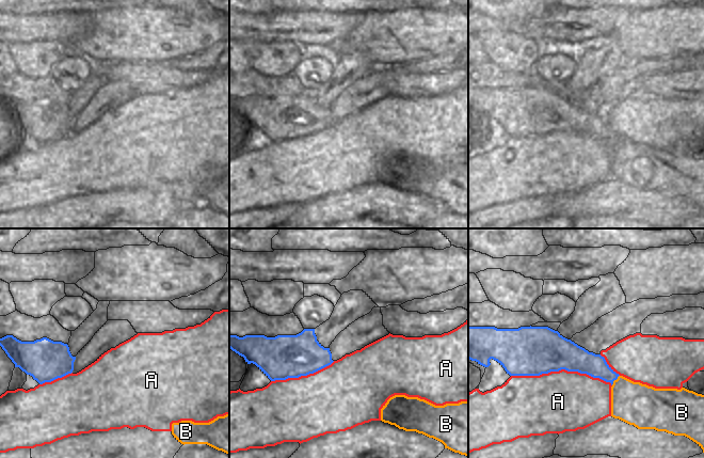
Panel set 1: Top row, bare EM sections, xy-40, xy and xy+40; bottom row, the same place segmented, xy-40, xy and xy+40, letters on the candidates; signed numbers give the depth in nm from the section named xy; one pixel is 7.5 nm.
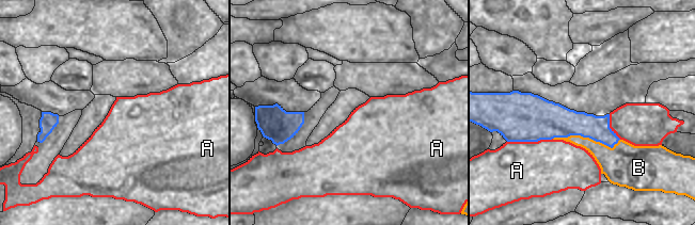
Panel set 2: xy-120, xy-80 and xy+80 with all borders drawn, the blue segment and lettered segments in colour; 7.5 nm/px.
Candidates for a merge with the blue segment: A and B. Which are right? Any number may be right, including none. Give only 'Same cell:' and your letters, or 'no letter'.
Same cell: B.

